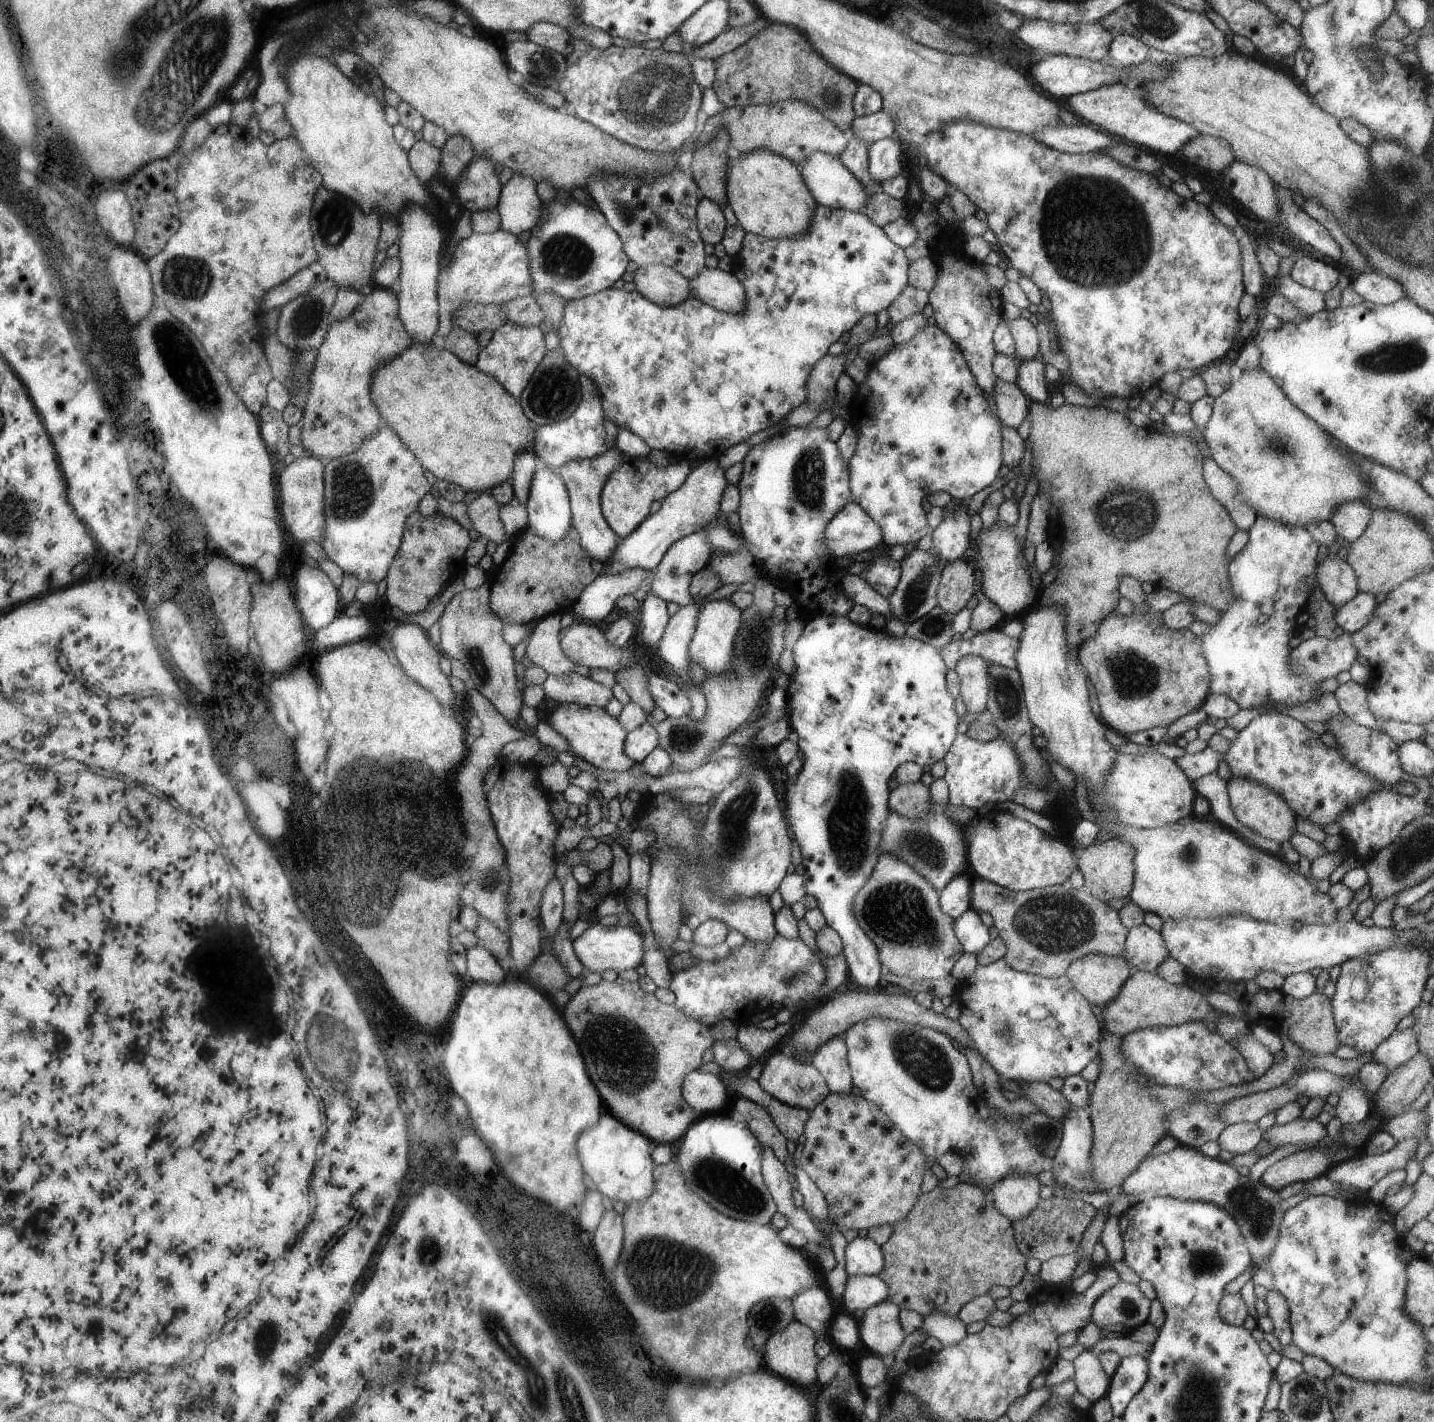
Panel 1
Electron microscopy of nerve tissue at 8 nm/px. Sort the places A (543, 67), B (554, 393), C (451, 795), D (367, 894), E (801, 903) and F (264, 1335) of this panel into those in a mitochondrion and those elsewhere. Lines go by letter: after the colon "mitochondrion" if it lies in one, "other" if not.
A: mitochondrion
B: mitochondrion
C: other
D: mitochondrion
E: other
F: mitochondrion

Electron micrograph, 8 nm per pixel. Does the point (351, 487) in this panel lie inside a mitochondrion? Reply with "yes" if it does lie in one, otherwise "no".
yes

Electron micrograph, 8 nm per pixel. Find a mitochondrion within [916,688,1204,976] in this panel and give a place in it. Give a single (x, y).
(1054, 923)

